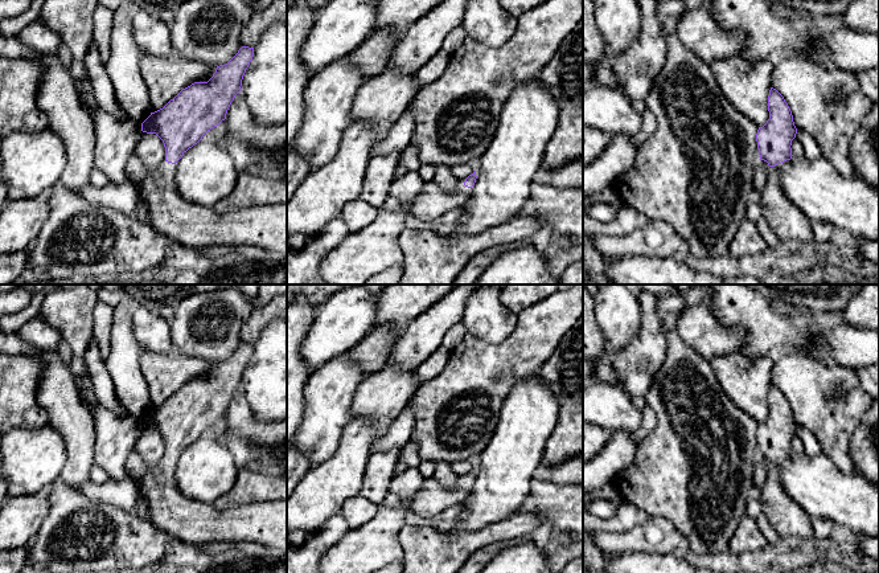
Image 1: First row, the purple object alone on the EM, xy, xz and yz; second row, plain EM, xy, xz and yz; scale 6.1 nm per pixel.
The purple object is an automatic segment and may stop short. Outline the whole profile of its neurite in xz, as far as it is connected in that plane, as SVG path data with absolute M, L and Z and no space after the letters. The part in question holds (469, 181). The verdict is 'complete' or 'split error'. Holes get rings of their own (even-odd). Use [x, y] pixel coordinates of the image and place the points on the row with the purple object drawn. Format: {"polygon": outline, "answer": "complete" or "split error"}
{"polygon": "M475 171L459 180L455 193L445 192L434 180L424 181L408 210L399 200L389 196L377 209L377 217L370 225L350 233L321 259L319 270L323 279L328 285L365 285L383 270L403 267L404 257L398 240L407 216L432 221L455 208L463 208L476 179Z", "answer": "split error"}

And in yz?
{"polygon": "M773 87L768 95L769 119L759 127L756 142L760 160L768 163L768 177L759 196L763 217L780 242L806 243L814 241L812 221L781 189L781 164L792 159L792 140L797 128L784 97Z", "answer": "split error"}

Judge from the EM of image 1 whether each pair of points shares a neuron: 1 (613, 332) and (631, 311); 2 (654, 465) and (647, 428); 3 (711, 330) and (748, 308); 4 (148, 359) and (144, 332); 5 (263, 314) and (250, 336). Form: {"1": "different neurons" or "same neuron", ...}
{"1": "same neuron", "2": "different neurons", "3": "different neurons", "4": "different neurons", "5": "same neuron"}

